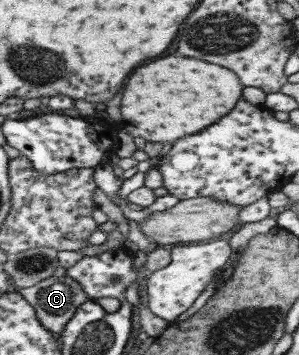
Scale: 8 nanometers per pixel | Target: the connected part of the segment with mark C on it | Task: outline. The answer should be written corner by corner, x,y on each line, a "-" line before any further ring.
65,274
46,277
31,287
18,289
17,292
34,310
41,325
54,335
61,333
78,306
88,301
81,284

